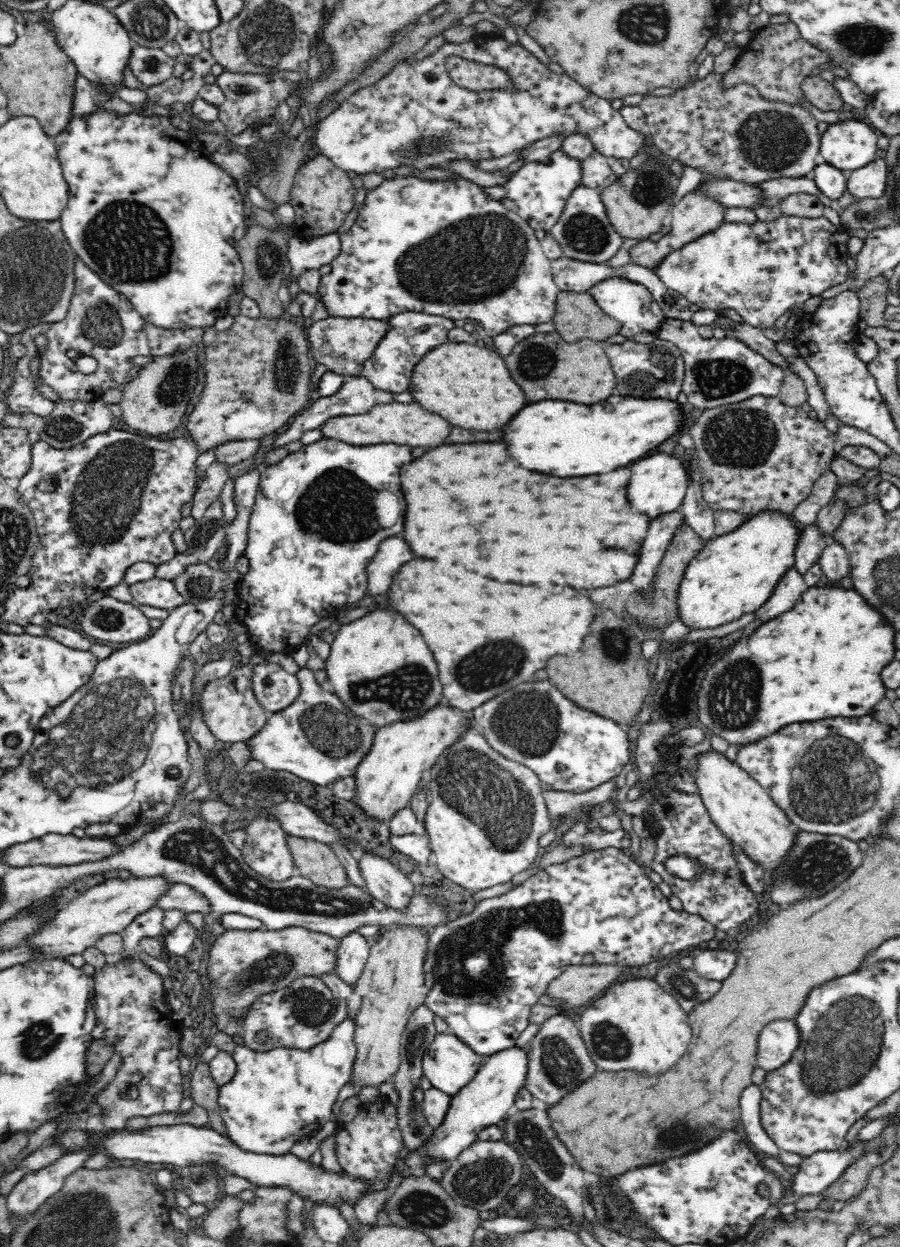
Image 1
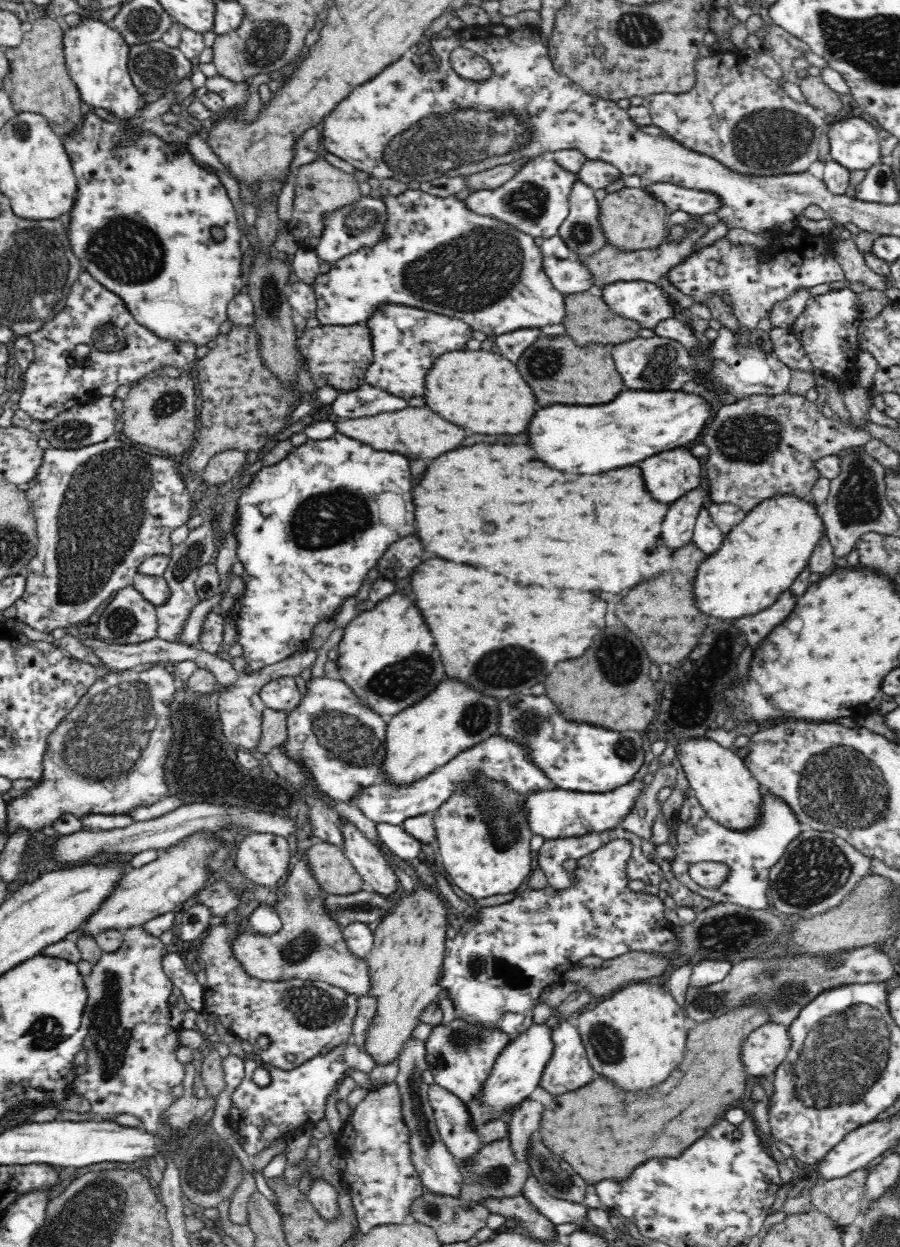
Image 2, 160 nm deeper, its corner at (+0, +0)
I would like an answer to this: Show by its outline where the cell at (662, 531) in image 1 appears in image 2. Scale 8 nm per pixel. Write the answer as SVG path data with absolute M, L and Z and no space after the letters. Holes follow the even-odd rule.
M706 484L686 492L680 500L676 500L664 522L662 522L662 538L670 548L683 548L693 543L693 530L701 508L709 503L709 489Z

